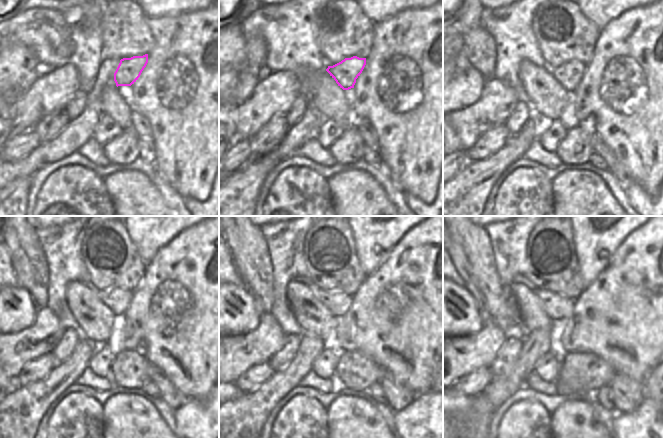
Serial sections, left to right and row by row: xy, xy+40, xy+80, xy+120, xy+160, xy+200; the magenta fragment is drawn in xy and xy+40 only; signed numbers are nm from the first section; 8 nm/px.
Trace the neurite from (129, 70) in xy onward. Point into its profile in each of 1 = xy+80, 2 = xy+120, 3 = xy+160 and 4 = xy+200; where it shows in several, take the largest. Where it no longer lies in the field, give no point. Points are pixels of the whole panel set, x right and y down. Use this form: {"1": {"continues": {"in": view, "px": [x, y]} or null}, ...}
{"1": {"continues": {"in": "xy+80", "px": [569, 74]}}, "2": {"continues": {"in": "xy+120", "px": [118, 300]}}, "3": {"continues": {"in": "xy+160", "px": [339, 303]}}, "4": {"continues": {"in": "xy+200", "px": [557, 308]}}}

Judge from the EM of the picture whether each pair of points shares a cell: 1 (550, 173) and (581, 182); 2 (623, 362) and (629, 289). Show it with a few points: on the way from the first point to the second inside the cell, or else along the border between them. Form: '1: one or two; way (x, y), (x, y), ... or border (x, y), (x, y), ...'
1: two; border (580, 169), (567, 169), (550, 180)
2: one; way (637, 354), (630, 334), (630, 310)

